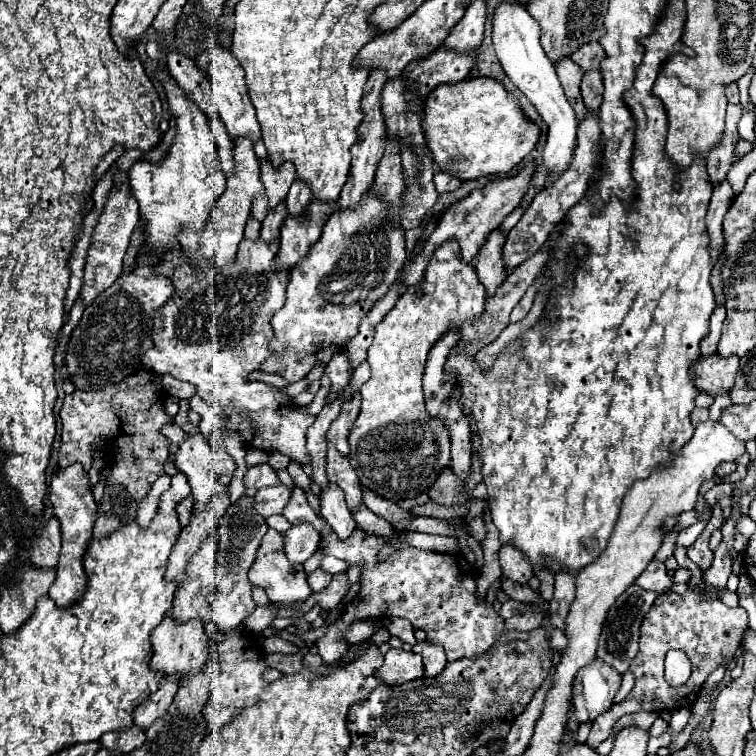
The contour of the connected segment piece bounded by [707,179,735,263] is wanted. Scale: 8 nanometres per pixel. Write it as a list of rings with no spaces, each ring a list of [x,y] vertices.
[[[721,181],[719,185],[715,185],[713,189],[713,197],[709,203],[709,213],[707,213],[707,231],[711,235],[711,257],[713,263],[717,263],[719,259],[719,251],[723,247],[723,217],[731,205],[731,201],[735,199],[735,191],[731,189],[729,181]]]

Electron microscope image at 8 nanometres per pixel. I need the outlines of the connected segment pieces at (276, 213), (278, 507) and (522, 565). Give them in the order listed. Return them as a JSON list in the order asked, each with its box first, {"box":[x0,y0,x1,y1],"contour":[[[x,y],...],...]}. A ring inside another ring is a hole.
[{"box":[261,205,287,241],"contour":[[[277,205],[275,209],[271,209],[271,213],[267,213],[267,217],[263,219],[263,227],[261,227],[261,237],[265,241],[273,241],[279,237],[279,229],[283,219],[287,217],[287,207],[285,205]]]},{"box":[253,485,289,519],"contour":[[[275,485],[257,491],[257,495],[253,497],[253,509],[267,519],[271,515],[283,513],[287,501],[289,501],[289,489],[285,485]]]},{"box":[499,545,533,583],"contour":[[[503,545],[499,551],[503,575],[515,583],[527,583],[533,577],[533,567],[527,565],[527,557],[519,553],[519,549],[511,549],[511,545]]]}]

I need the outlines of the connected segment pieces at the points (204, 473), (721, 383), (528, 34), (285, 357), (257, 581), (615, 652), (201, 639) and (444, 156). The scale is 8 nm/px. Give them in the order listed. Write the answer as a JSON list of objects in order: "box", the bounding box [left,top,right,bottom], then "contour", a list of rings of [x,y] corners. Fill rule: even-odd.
[{"box":[175,431,227,511],"contour":[[[201,431],[189,433],[187,439],[179,443],[179,449],[175,451],[175,465],[189,477],[195,511],[205,509],[213,495],[227,491],[227,487],[219,485],[219,477],[213,471],[213,449]]]},{"box":[693,353,739,397],"contour":[[[717,353],[711,357],[701,357],[695,363],[693,375],[699,391],[709,393],[713,397],[727,395],[733,389],[735,375],[739,369],[739,357],[719,357]]]},{"box":[493,3,577,181],"contour":[[[501,3],[493,13],[493,45],[495,53],[507,73],[507,77],[517,85],[517,89],[529,99],[529,103],[539,111],[547,127],[547,145],[543,149],[543,165],[549,169],[547,179],[557,181],[571,165],[573,151],[577,145],[577,119],[569,101],[565,99],[563,87],[557,79],[555,65],[547,59],[541,43],[539,23],[527,13],[523,5]]]},{"box":[261,193,405,383],"contour":[[[367,193],[367,197],[363,197],[355,209],[335,211],[323,225],[323,233],[311,247],[311,253],[299,265],[295,265],[295,269],[291,269],[287,303],[271,319],[273,339],[269,349],[275,351],[275,355],[261,365],[261,371],[283,375],[289,383],[295,383],[301,381],[317,361],[327,363],[339,349],[345,349],[351,337],[357,335],[359,321],[367,315],[375,301],[389,291],[405,261],[405,231],[401,225],[387,225],[387,221],[383,221],[383,205],[375,201],[375,193]]]},{"box":[249,529,311,603],"contour":[[[269,529],[257,549],[257,557],[255,557],[255,563],[253,567],[249,569],[249,579],[255,587],[261,587],[265,589],[267,597],[271,603],[297,603],[297,601],[305,601],[309,595],[311,595],[311,589],[307,585],[307,575],[303,571],[303,565],[299,563],[291,563],[287,557],[285,557],[285,551],[283,551],[283,535],[275,529]]]},{"box":[597,583,659,675],"contour":[[[635,583],[627,587],[627,591],[615,601],[613,609],[609,611],[609,619],[603,627],[601,639],[599,639],[599,649],[597,649],[597,657],[603,659],[607,665],[611,665],[619,675],[623,675],[629,669],[629,663],[633,661],[633,657],[637,655],[637,643],[639,643],[639,627],[641,621],[645,617],[645,613],[651,609],[653,601],[657,599],[659,593],[653,591],[645,591],[639,589]]]},{"box":[151,617,207,679],"contour":[[[165,617],[151,633],[153,643],[153,659],[151,667],[157,671],[163,671],[165,675],[181,673],[181,679],[187,675],[199,671],[203,667],[203,661],[207,659],[207,635],[203,631],[203,623],[199,619],[191,619],[187,623],[179,623],[173,617]]]},{"box":[421,77,539,181],"contour":[[[469,77],[453,85],[437,85],[425,99],[421,125],[433,161],[437,161],[443,173],[461,181],[509,173],[539,139],[539,127],[523,115],[513,95],[489,77]]]}]

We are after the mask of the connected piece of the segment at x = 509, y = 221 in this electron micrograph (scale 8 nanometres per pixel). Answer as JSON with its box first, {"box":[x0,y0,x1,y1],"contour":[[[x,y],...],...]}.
{"box":[500,207,525,235],"contour":[[[518,207],[503,220],[503,223],[500,225],[500,227],[503,229],[504,235],[507,235],[508,232],[518,223],[524,212],[525,210],[523,211],[521,207]]]}

